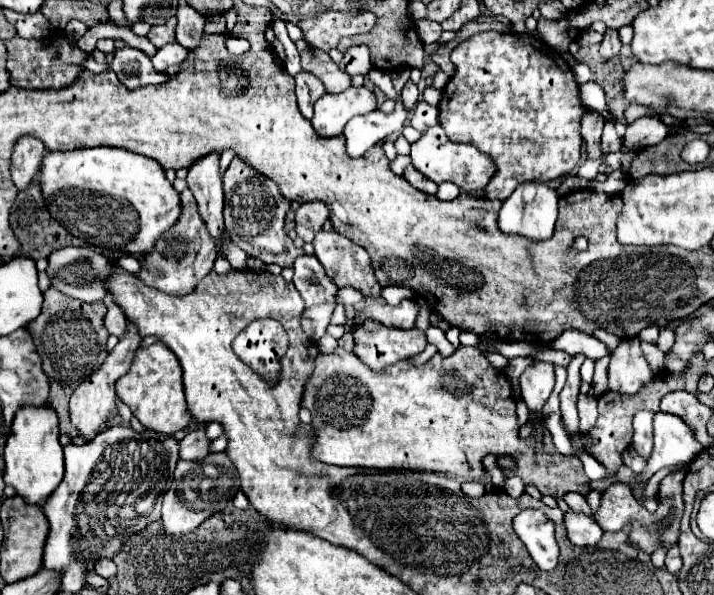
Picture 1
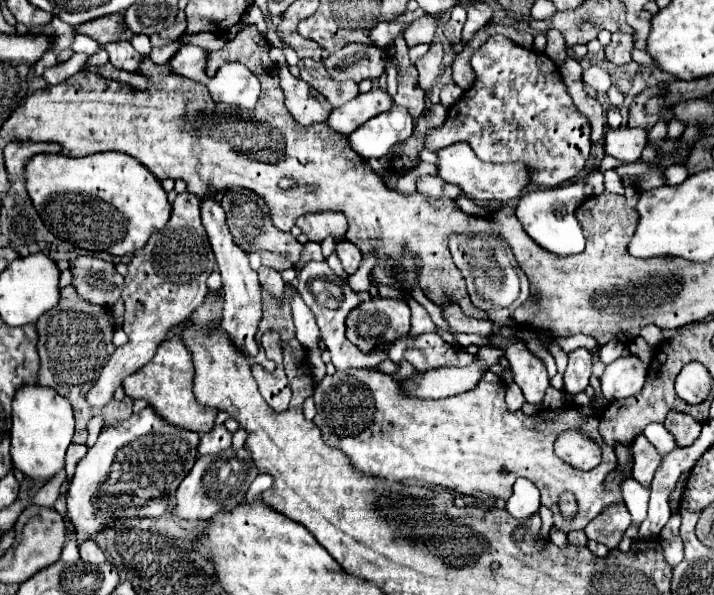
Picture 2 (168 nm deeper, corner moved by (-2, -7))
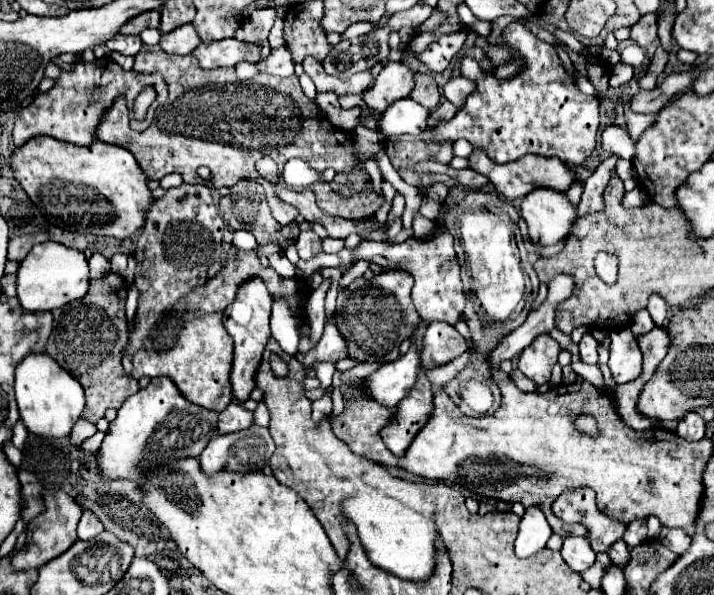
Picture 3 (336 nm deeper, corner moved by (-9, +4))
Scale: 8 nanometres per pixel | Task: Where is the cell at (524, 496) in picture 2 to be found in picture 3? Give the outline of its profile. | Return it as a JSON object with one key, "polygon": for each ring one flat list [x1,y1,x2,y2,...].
{"polygon":[[537,505,525,509,525,515,519,525,519,535,515,541,515,555,517,557,531,557,539,549,545,547,553,529,549,527,543,511]]}

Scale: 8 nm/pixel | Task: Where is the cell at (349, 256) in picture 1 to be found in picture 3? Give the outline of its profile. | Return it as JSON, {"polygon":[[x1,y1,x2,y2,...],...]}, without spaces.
{"polygon":[[443,231,441,235,433,235,433,239,423,241,423,243,415,237,409,237,403,243,363,239,357,247,341,249,337,255,321,252,309,261,300,259,295,267,299,277,307,278,321,267,345,267,357,259,367,259,385,267,399,267,399,269,409,271,409,275,413,275,415,279,413,305,423,321,445,321,449,325,455,325,457,321,463,319,467,295,463,291,463,283,459,277,459,263,453,249,453,237,447,231]]}

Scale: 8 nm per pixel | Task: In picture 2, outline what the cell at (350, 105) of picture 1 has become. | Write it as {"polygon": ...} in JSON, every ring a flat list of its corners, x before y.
{"polygon":[[374,88,368,94,358,94,348,104,334,108,332,116,328,118,328,126,340,134,350,134,364,122,368,122,372,116,388,112,392,108,392,98,386,90]]}

